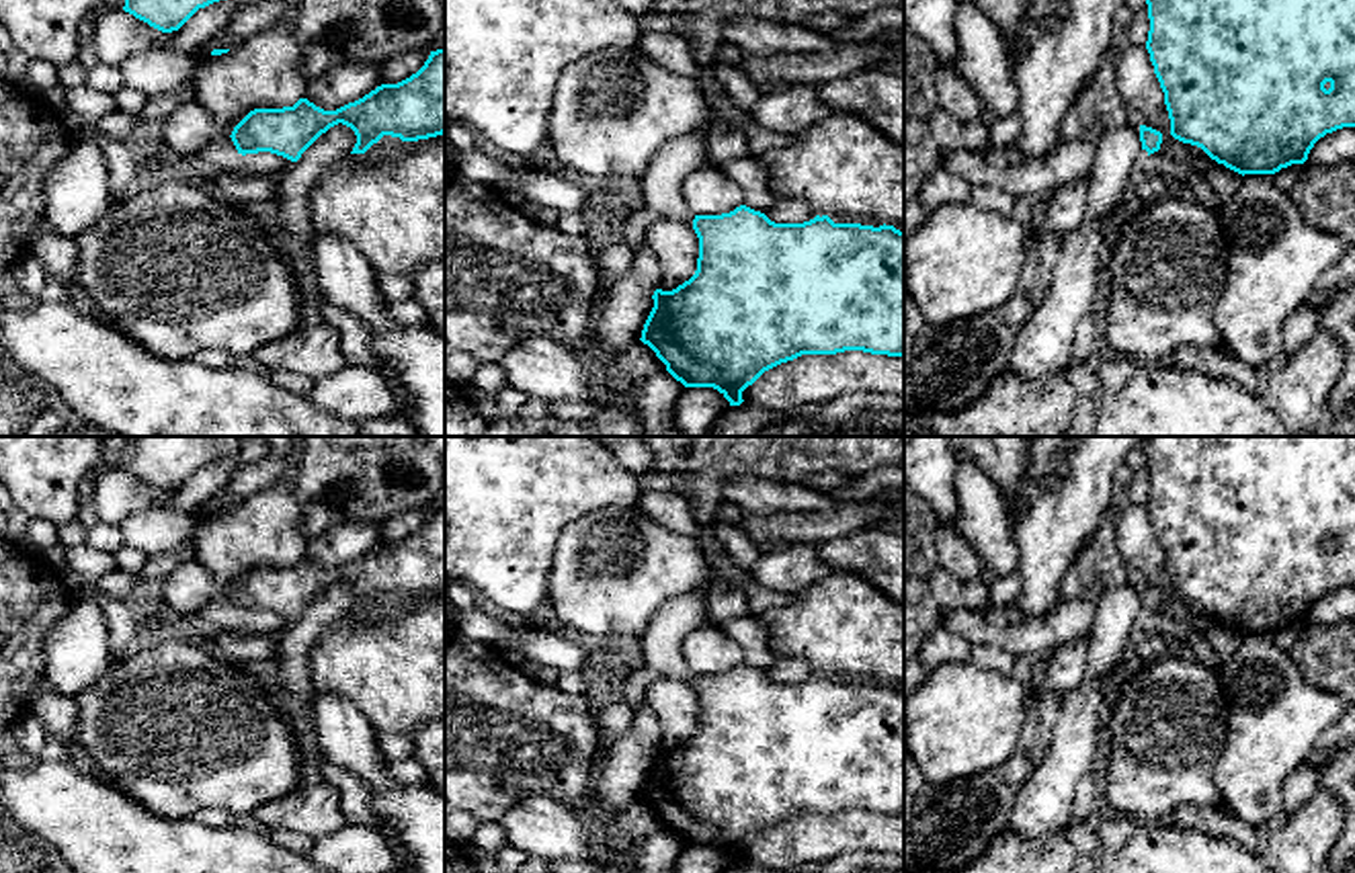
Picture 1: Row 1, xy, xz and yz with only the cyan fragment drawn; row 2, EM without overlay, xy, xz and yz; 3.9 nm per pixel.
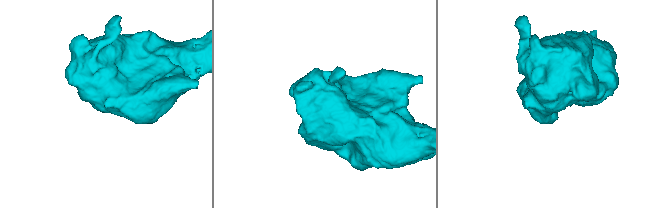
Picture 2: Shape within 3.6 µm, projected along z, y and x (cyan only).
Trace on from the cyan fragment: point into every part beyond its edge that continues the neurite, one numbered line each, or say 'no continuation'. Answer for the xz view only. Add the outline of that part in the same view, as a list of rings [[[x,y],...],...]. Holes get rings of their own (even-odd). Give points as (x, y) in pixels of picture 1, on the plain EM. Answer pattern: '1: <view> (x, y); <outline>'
no continuation

